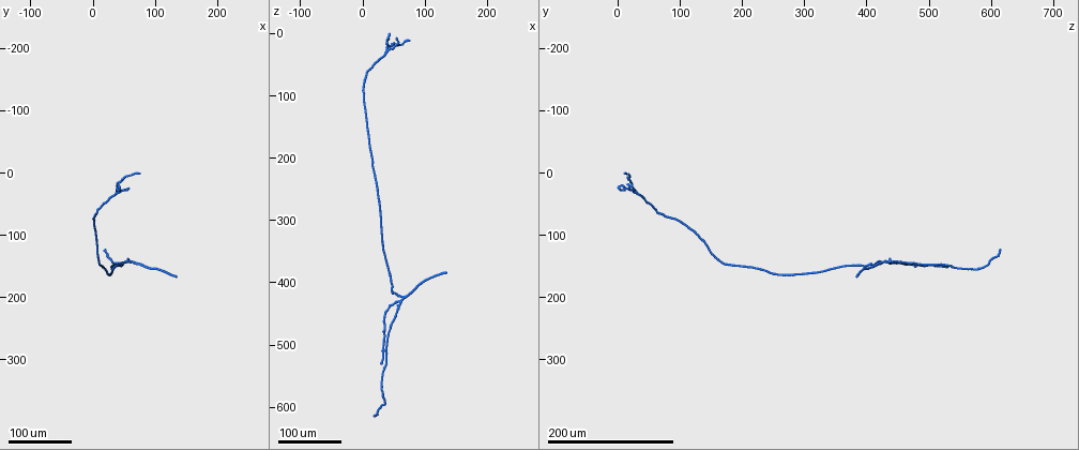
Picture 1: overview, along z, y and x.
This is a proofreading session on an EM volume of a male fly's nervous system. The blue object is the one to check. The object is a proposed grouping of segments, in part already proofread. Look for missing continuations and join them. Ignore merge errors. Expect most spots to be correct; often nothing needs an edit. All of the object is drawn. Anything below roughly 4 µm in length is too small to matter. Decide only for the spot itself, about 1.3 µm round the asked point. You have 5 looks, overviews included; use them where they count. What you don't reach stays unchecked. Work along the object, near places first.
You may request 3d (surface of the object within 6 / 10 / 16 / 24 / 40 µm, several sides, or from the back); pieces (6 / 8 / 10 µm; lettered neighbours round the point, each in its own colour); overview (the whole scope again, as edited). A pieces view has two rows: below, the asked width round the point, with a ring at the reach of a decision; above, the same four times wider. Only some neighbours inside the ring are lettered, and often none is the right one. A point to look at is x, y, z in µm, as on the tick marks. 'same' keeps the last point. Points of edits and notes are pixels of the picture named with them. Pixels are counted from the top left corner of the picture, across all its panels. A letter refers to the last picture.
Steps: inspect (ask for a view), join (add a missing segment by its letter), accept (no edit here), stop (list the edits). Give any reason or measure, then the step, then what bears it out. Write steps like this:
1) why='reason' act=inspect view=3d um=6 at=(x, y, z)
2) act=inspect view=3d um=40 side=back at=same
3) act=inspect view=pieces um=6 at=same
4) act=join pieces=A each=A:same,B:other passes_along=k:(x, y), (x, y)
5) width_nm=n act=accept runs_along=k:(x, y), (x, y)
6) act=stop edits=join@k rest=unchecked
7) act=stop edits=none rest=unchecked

why='long arm stops here' act=inspect view=3d um=24 at=(40, 30, 10)

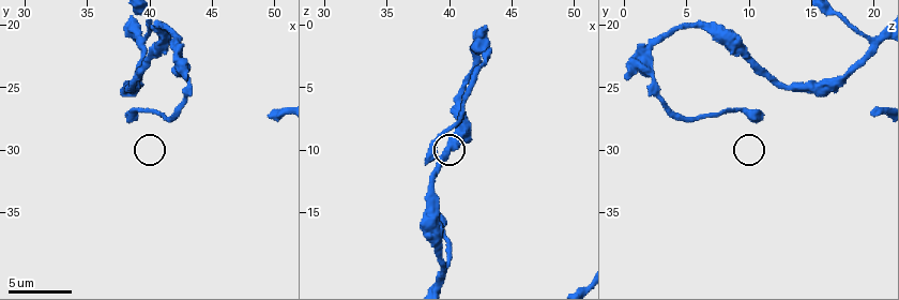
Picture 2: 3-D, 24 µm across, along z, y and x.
act=inspect view=pieces um=8 at=(38.2, 27.4, 11.0)

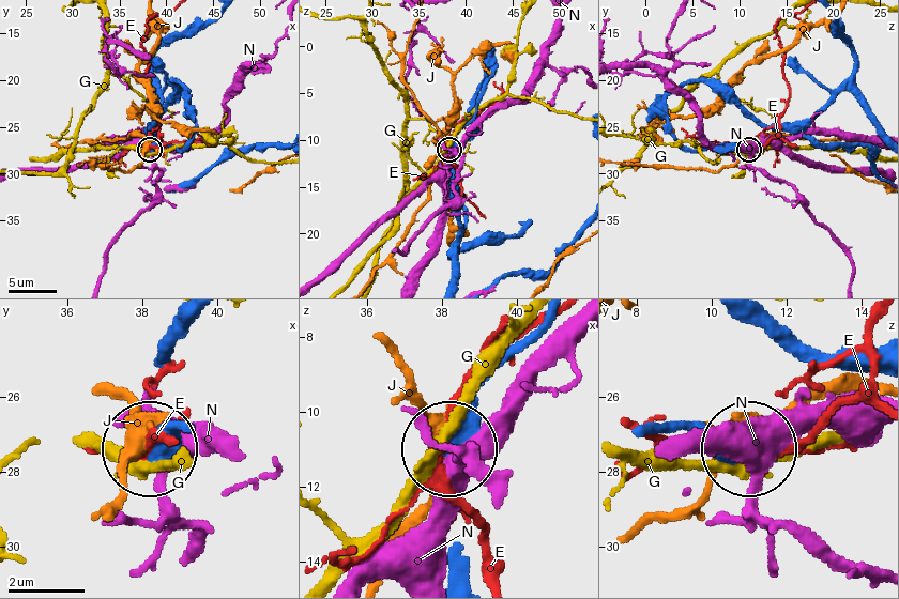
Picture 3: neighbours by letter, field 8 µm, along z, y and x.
act=accept each=E:other,G:other,J:other,N:other runs_along=3:(549, 320), (451, 441) found='no lettered segment goes on from it'

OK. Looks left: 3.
why='end of a long branch' act=inspect view=3d um=24 at=(55, 25, 10)

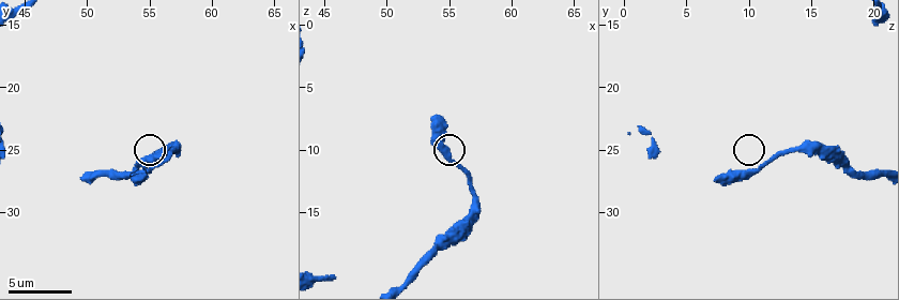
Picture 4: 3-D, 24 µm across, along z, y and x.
act=inspect view=pieces um=8 at=(53.6, 27.2, 7.6)

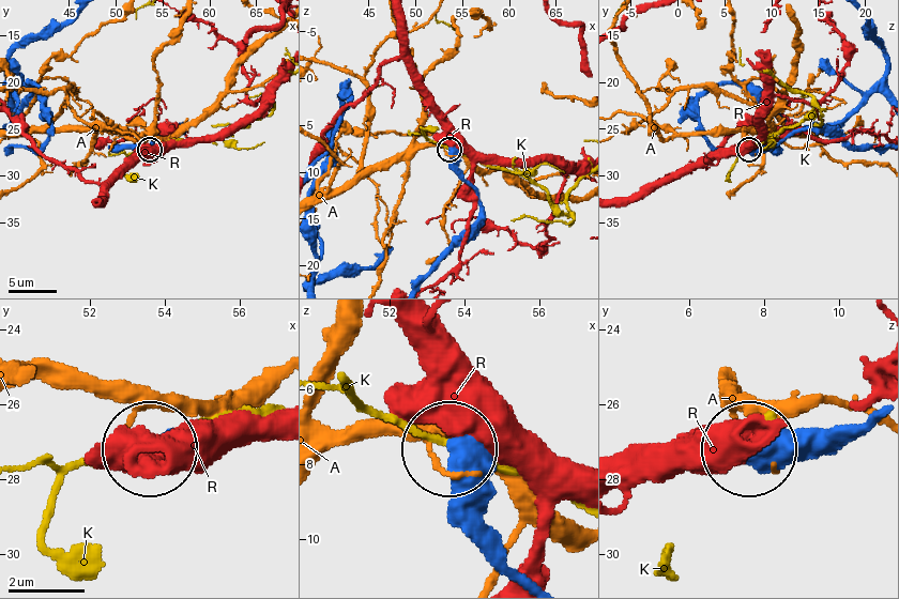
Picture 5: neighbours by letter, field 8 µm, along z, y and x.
width_nm=520 act=accept each=A:other,K:other,R:other runs_along=5:(420, 280), (480, 214), (478, 195), (463, 178), (448, 150) found='no lettered segment goes on from it'

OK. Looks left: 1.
act=stop edits=none rest=unchecked

